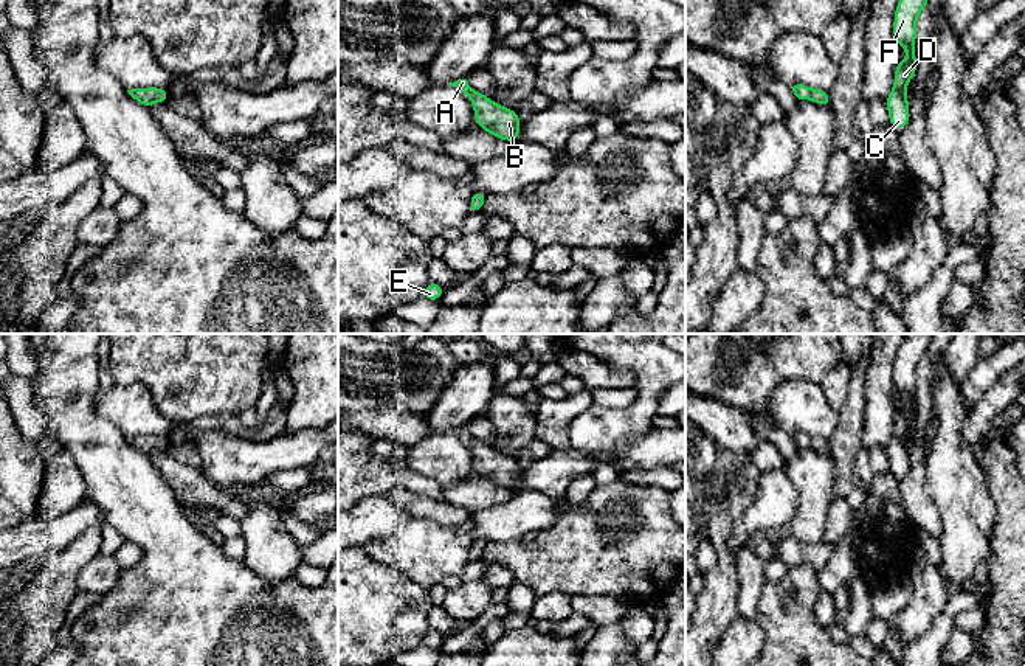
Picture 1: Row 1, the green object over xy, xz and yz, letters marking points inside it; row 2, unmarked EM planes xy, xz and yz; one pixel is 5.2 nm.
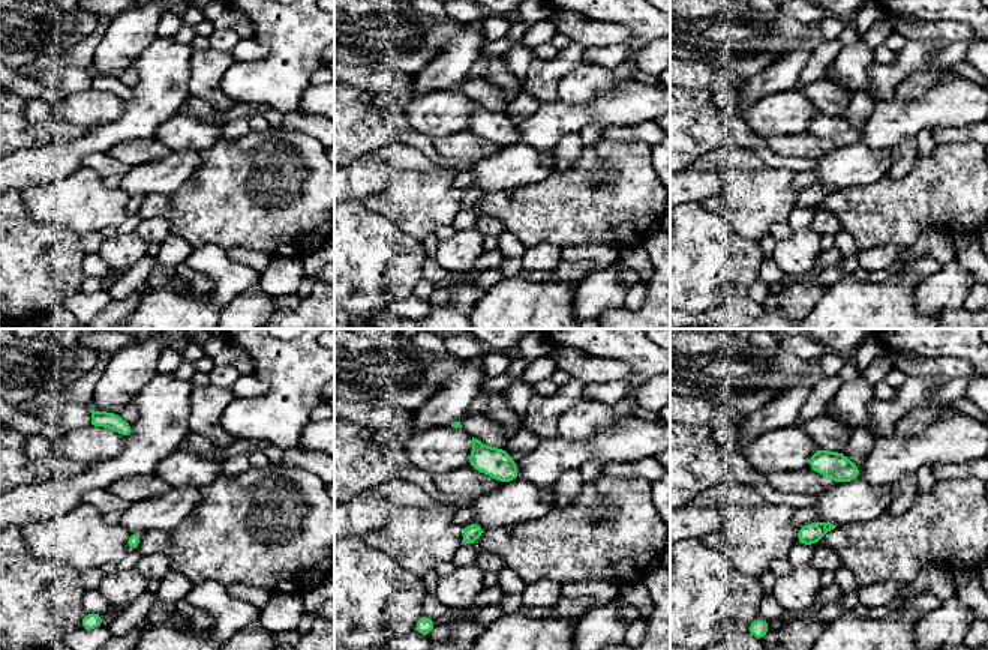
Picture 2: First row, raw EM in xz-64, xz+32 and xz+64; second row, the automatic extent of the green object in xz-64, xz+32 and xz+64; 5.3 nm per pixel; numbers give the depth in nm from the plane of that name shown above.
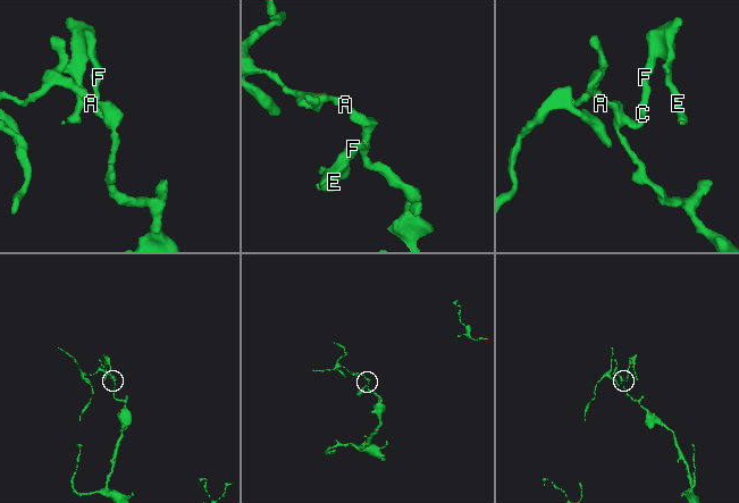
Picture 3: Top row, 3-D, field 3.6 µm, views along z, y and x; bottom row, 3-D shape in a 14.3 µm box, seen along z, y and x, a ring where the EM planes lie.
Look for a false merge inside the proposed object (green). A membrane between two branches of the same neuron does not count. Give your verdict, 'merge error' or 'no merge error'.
no merge error

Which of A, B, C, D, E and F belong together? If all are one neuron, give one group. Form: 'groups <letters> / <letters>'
groups A B C D E F

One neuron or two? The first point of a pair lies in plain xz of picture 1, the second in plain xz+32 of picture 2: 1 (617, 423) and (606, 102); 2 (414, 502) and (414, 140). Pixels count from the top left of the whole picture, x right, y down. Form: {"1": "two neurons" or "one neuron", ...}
{"1": "two neurons", "2": "two neurons"}

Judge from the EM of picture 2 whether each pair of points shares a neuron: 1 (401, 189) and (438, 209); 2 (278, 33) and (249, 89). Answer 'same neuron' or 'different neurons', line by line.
1: same neuron
2: same neuron

